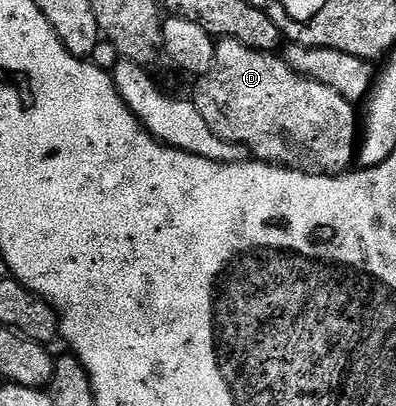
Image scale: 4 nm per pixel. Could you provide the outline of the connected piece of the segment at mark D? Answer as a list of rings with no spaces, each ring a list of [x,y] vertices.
[[[219,39],[215,45],[215,56],[213,57],[213,69],[209,69],[207,75],[198,76],[193,94],[195,107],[205,117],[205,125],[217,133],[225,141],[233,141],[237,145],[245,145],[251,150],[252,156],[256,160],[265,163],[274,163],[276,167],[291,167],[294,171],[304,171],[310,175],[341,175],[344,174],[356,162],[357,159],[357,136],[360,134],[361,127],[357,122],[356,104],[350,103],[341,93],[337,93],[329,85],[318,83],[316,79],[309,79],[306,75],[298,75],[297,72],[287,64],[286,58],[269,51],[258,51],[249,45],[245,45],[236,39]]]

